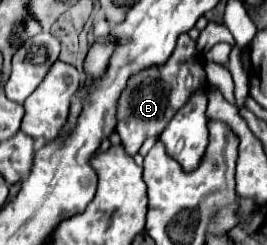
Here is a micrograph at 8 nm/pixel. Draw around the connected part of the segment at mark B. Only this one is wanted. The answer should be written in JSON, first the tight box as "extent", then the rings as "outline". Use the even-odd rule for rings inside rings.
{"extent":[118,34,204,156],"outline":[[[182,34],[174,54],[164,66],[154,66],[132,76],[128,88],[122,92],[118,102],[118,134],[124,150],[130,156],[136,156],[146,138],[160,136],[170,118],[186,104],[190,94],[204,84],[204,80],[204,60],[196,50],[196,42],[188,34]]]}

